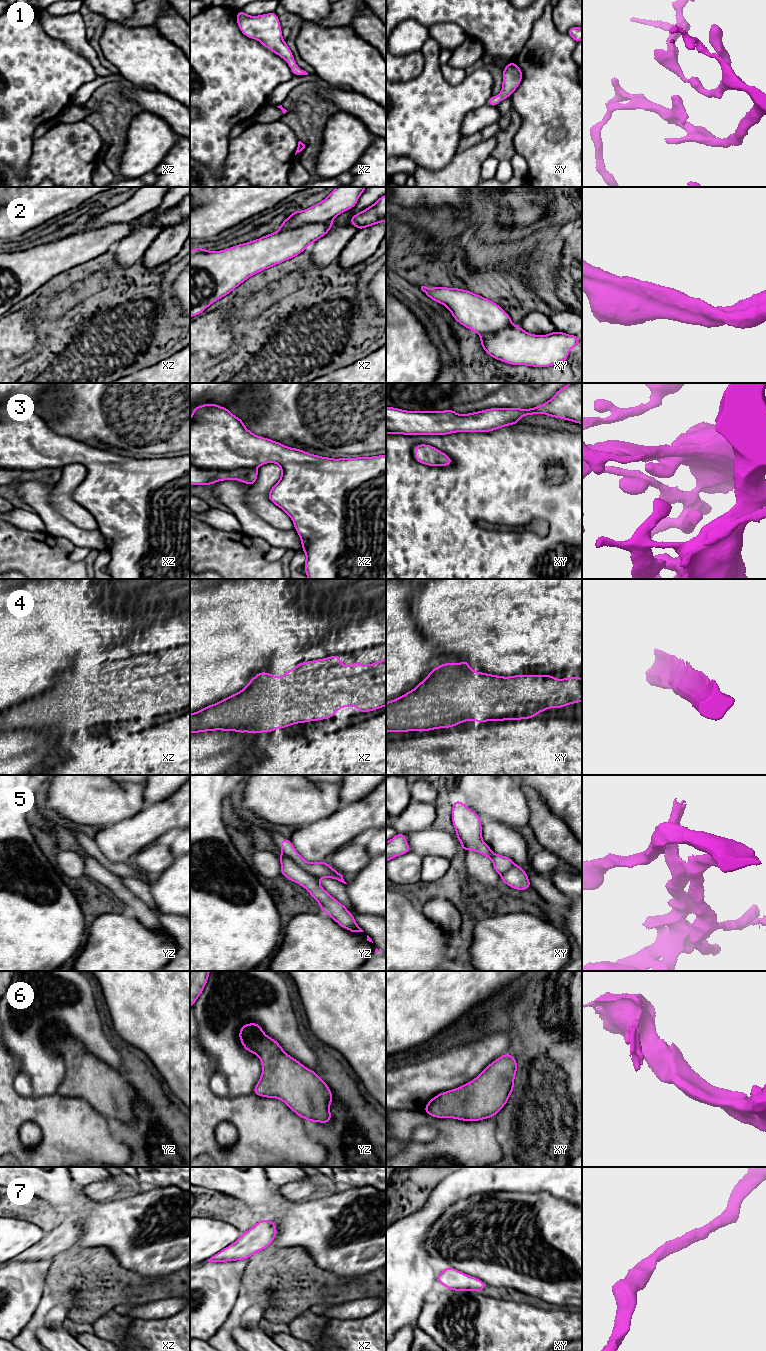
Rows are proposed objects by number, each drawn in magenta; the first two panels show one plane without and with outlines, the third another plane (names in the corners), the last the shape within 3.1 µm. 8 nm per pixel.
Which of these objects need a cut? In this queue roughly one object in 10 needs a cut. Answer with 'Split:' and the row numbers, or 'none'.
Split: none

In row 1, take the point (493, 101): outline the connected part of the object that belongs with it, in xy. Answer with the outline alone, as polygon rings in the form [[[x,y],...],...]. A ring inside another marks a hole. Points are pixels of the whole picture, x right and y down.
[[[515,62],[508,63],[503,71],[502,90],[498,96],[492,95],[487,104],[497,106],[498,103],[505,98],[510,98],[511,94],[520,85],[523,74],[519,66]]]

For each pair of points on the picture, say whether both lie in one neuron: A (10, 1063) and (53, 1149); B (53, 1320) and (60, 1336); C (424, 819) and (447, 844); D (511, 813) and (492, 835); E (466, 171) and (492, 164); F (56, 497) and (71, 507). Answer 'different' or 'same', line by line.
A: same
B: different
C: different
D: different
E: different
F: same

